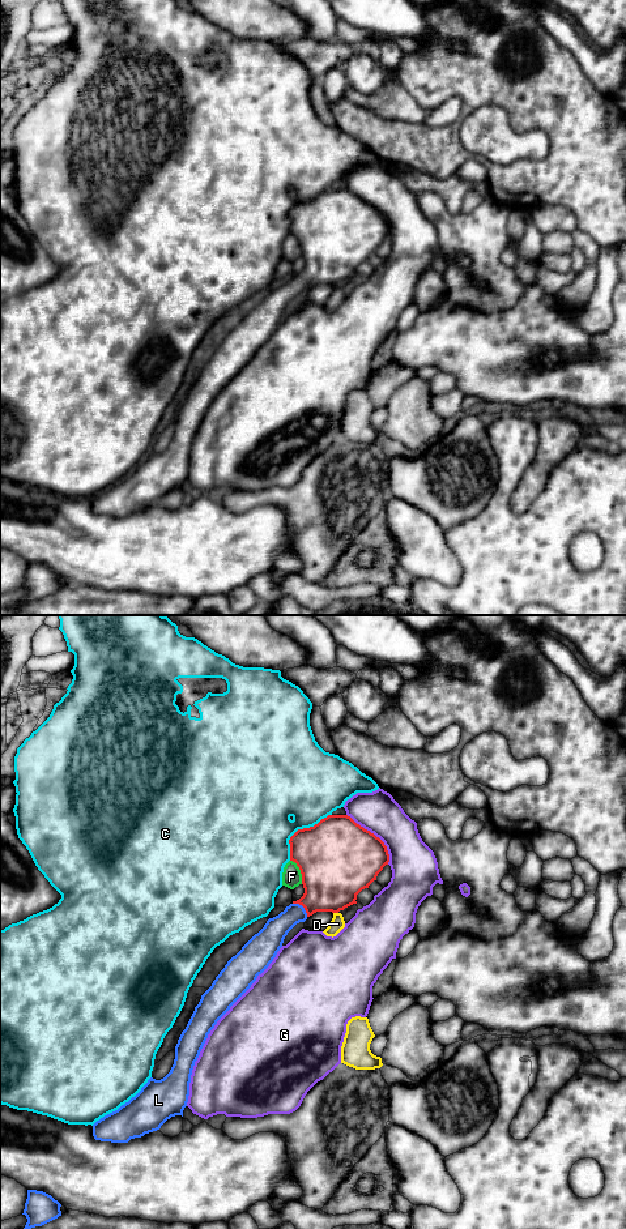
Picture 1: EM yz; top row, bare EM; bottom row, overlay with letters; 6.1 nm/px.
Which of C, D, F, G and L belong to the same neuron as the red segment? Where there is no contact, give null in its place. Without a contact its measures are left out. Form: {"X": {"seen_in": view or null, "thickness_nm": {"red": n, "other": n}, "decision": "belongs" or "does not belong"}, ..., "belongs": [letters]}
{"C": {"seen_in": "yz", "thickness_nm": {"red": 420, "other": 400}, "decision": "does not belong"}, "D": {"seen_in": "yz", "thickness_nm": {"red": 400, "other": 90}, "decision": "does not belong"}, "F": {"seen_in": "yz", "thickness_nm": {"red": 480, "other": 120}, "decision": "does not belong"}, "G": {"seen_in": "yz", "thickness_nm": {"red": 460, "other": 260}, "decision": "does not belong"}, "L": {"seen_in": "yz", "thickness_nm": {"red": 360, "other": 150}, "decision": "belongs"}, "belongs": ["L"]}

